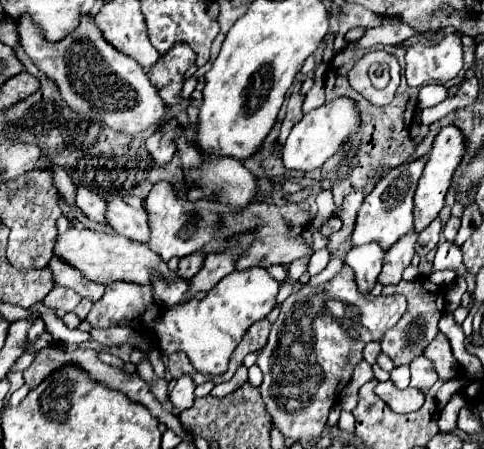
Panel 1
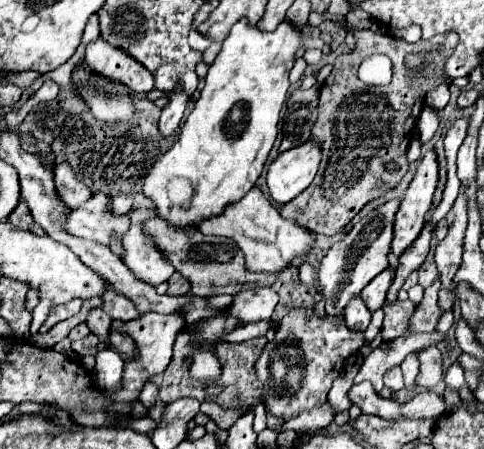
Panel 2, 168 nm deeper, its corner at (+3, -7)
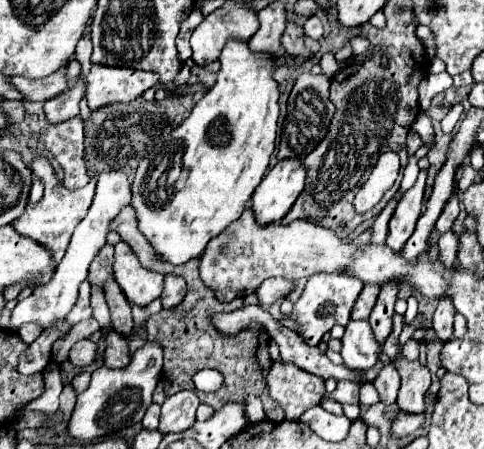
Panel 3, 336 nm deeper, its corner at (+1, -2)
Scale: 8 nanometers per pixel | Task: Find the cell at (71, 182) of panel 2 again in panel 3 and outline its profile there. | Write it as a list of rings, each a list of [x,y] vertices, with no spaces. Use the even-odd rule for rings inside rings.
[[[70,118],[62,124],[51,125],[37,135],[44,150],[48,150],[64,170],[64,186],[78,190],[90,182],[84,168],[84,126],[80,118]]]

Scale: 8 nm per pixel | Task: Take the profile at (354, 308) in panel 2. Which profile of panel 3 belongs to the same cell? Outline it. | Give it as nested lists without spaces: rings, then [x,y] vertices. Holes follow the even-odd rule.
[[[350,320],[342,338],[342,358],[352,370],[370,370],[380,356],[380,342],[376,342],[366,320]]]

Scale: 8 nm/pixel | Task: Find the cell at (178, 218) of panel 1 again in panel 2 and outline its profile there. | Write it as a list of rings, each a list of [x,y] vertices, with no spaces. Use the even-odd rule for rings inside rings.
[[[144,221],[134,223],[126,239],[122,241],[126,253],[122,259],[126,259],[126,265],[146,283],[160,285],[162,281],[168,281],[172,273],[176,271],[174,265],[166,259],[166,255],[156,247],[154,239],[144,231]]]

